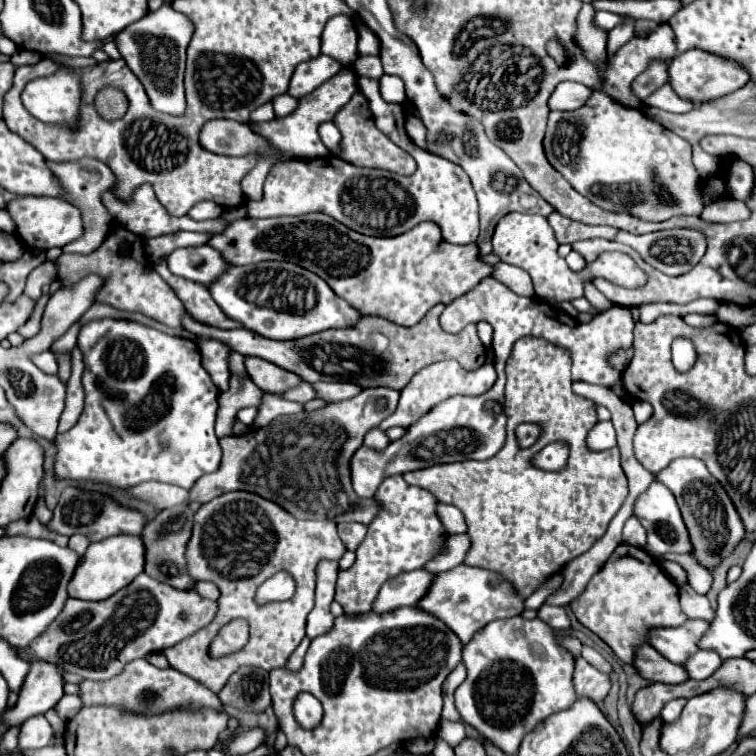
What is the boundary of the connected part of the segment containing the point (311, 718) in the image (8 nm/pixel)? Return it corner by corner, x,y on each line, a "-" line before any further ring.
302,692
302,696
294,700
294,718
302,728
316,728
322,720
322,704
318,704
316,696

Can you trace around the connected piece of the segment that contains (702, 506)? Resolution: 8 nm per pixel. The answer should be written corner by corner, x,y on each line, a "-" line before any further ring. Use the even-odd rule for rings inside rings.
698,458
672,460
662,472
656,474
656,480
668,486
678,500
680,512
684,516
694,546
694,558
702,566
712,570
716,564
722,562
722,558
728,552
734,550
734,546
746,534
746,530
742,528
742,520
738,520
738,510
734,508
734,502
730,500
722,484
718,484
718,480
714,480
714,476
708,472
706,464

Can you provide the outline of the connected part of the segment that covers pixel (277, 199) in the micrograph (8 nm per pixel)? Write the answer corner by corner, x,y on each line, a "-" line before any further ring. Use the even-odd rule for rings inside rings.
358,78
358,90
366,96
374,122
394,144
406,150
418,164
412,176
398,176
386,170
370,170
352,166
338,156
316,160
284,160
270,168
264,184
264,196
258,202
248,202
250,218
300,216
308,212
324,212
344,226
370,236
398,236
424,220
440,226
442,236
450,244
474,244
478,238
478,204
466,172
440,156
418,148
404,130
406,108
382,100
378,80

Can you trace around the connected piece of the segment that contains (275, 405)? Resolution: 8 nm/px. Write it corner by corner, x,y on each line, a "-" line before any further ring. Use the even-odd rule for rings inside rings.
266,394
262,406
258,408
258,428
268,426
270,420
274,420
280,414
296,414
296,412
302,412
302,404
288,402
282,396

